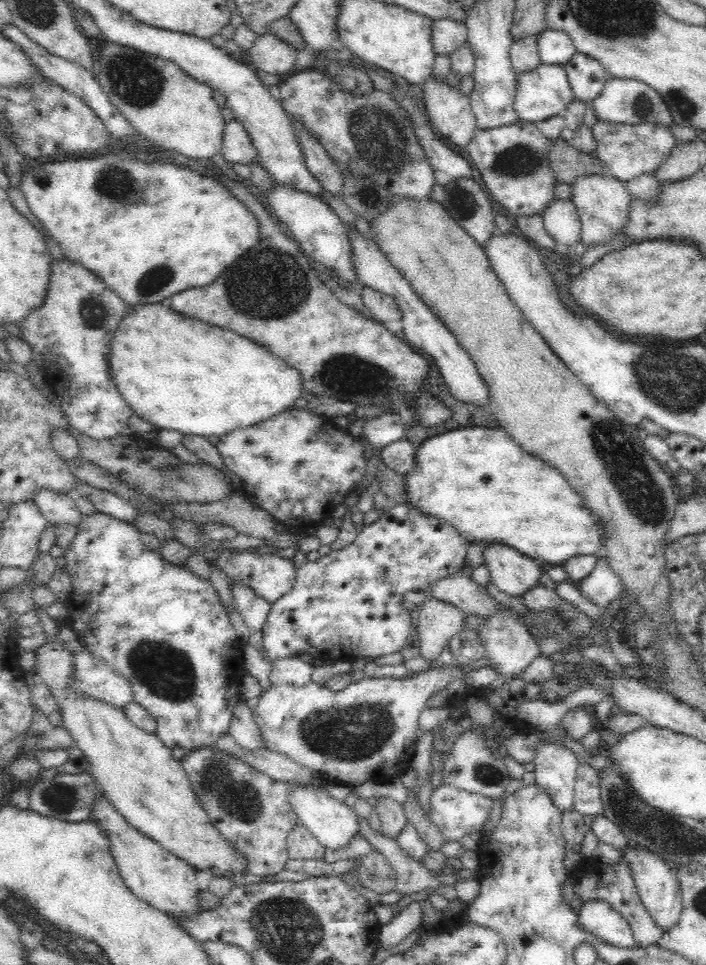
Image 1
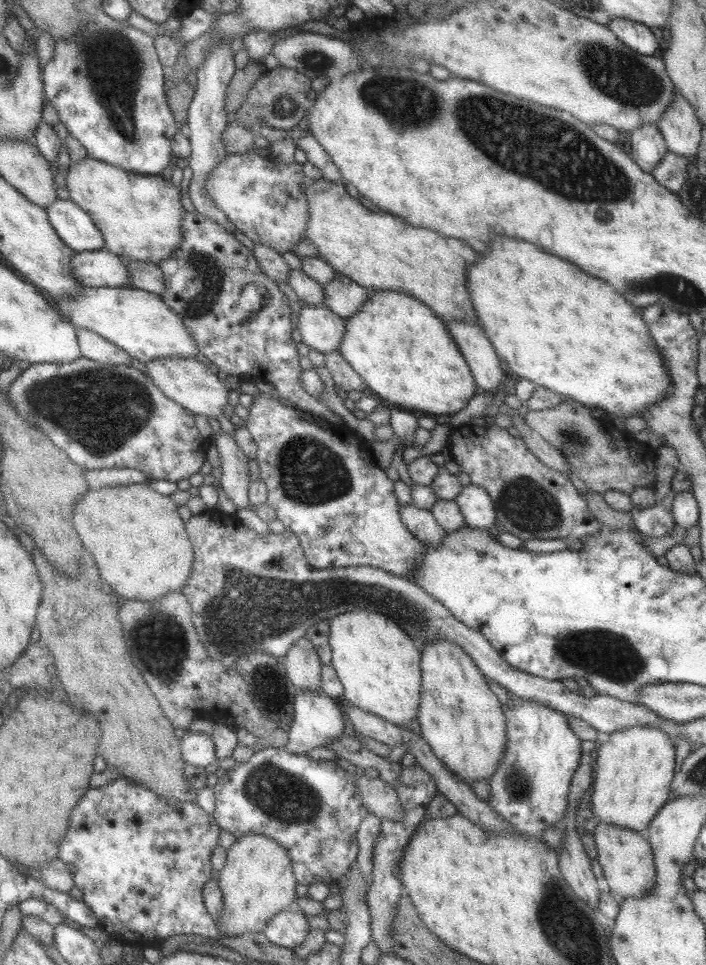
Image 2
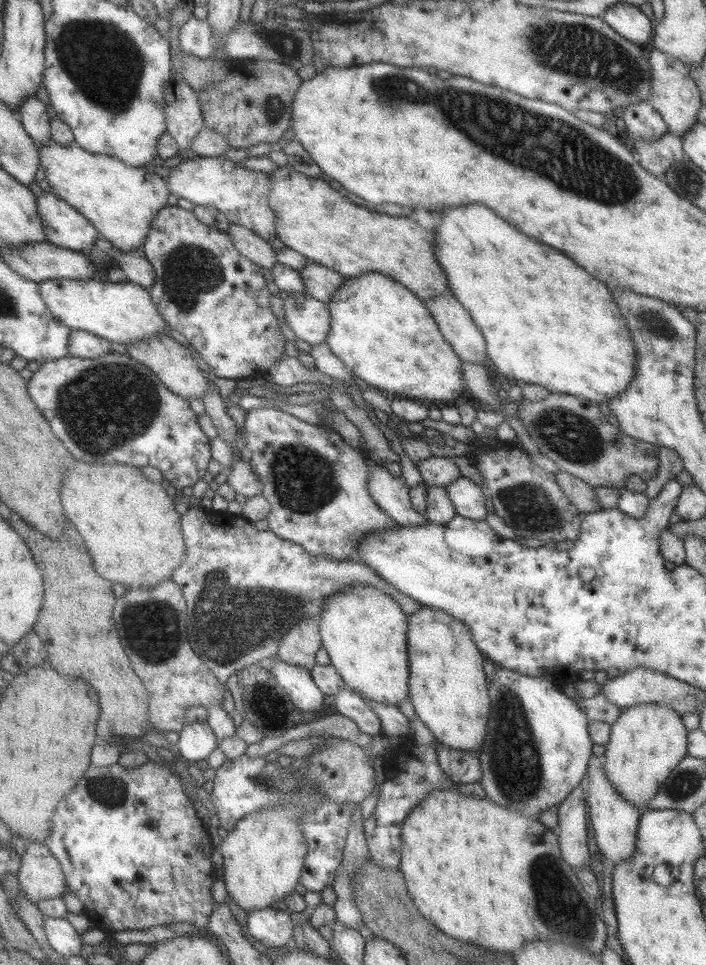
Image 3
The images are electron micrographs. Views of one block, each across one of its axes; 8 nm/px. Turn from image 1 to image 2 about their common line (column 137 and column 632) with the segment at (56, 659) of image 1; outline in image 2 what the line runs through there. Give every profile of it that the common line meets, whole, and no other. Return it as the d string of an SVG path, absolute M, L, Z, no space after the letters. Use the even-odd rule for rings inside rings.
M635 726L613 732L600 740L593 767L593 818L607 825L642 832L667 801L674 776L675 748L665 732Z

